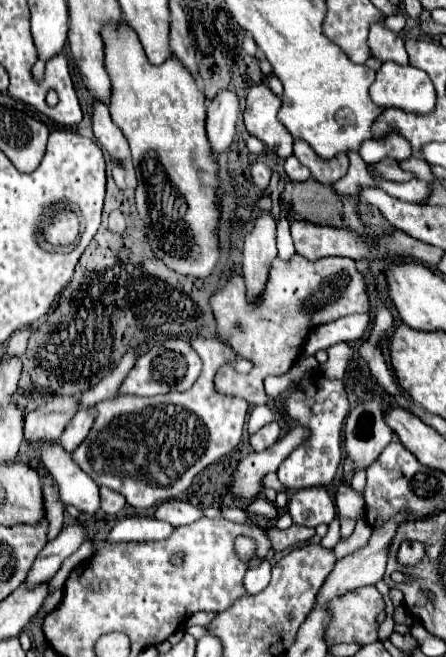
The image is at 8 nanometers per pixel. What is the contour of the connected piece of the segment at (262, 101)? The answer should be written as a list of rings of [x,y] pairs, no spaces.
[[[254,84],[246,96],[244,126],[246,130],[260,138],[278,158],[288,158],[292,154],[292,134],[278,120],[280,98],[270,92],[264,84]]]

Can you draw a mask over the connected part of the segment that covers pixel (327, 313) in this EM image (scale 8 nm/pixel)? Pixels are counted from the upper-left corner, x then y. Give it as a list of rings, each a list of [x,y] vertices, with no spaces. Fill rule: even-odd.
[[[296,254],[290,262],[282,262],[278,258],[272,262],[264,300],[258,308],[252,308],[246,302],[242,276],[234,276],[220,292],[216,292],[210,298],[210,306],[216,320],[218,338],[224,340],[238,358],[248,358],[254,362],[250,374],[238,374],[232,364],[220,366],[214,378],[214,388],[224,396],[238,396],[250,406],[258,406],[268,402],[264,378],[282,376],[294,366],[310,330],[348,314],[366,312],[368,296],[364,280],[352,258],[336,256],[308,262]],[[236,322],[242,324],[242,330],[236,328]]]

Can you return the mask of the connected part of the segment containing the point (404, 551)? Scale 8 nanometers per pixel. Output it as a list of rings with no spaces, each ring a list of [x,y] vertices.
[[[404,540],[398,550],[398,564],[406,568],[414,568],[426,556],[426,546],[418,540]]]

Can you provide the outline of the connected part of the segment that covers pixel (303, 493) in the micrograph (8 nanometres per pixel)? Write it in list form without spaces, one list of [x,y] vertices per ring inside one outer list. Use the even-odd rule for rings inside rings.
[[[302,488],[296,490],[288,502],[288,512],[296,524],[312,526],[330,524],[336,518],[336,508],[326,488]]]

